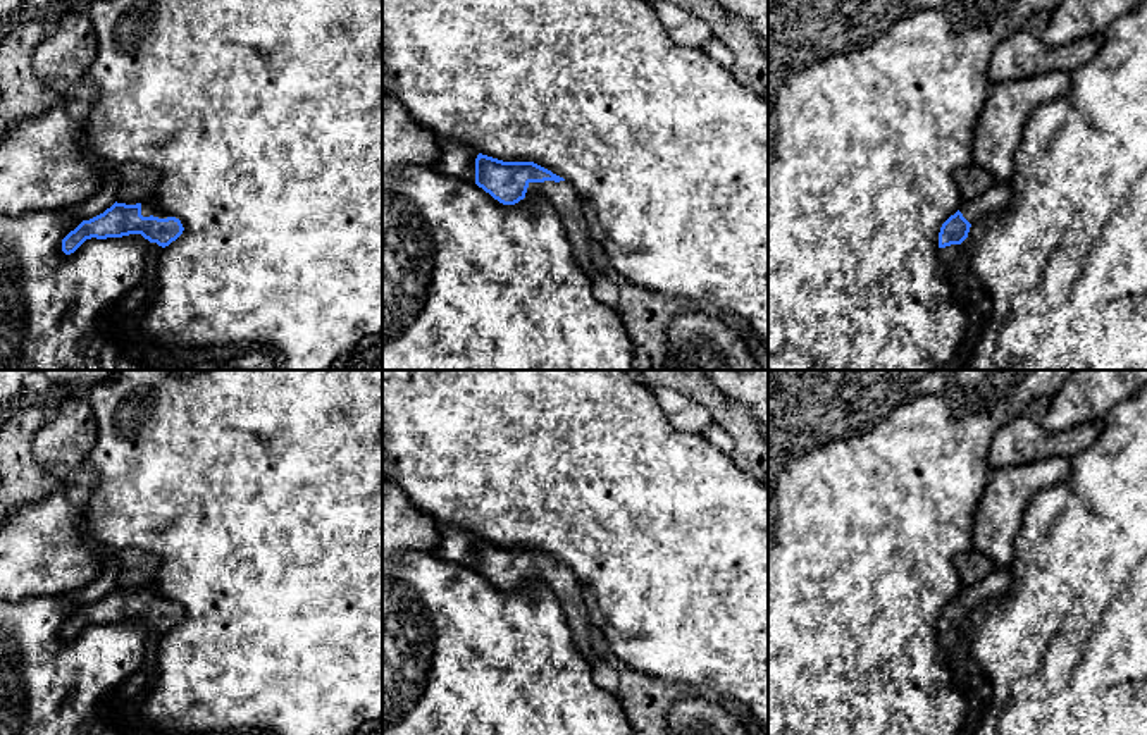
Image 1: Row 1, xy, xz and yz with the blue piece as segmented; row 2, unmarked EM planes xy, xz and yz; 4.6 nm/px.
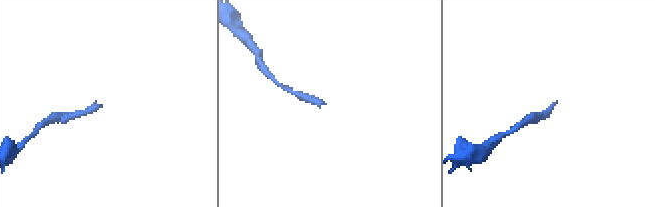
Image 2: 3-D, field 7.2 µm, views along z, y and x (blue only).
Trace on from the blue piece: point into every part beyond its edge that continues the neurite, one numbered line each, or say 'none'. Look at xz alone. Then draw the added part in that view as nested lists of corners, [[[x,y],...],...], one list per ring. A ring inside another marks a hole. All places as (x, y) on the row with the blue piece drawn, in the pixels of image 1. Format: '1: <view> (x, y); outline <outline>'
1: xz (562, 197); outline [[[544,181],[544,182],[529,182],[525,195],[539,196],[555,208],[570,241],[575,263],[591,281],[598,279],[599,272],[594,267],[589,251],[592,238],[589,234],[589,227],[582,213],[575,189],[568,186],[565,181],[560,182]]]

